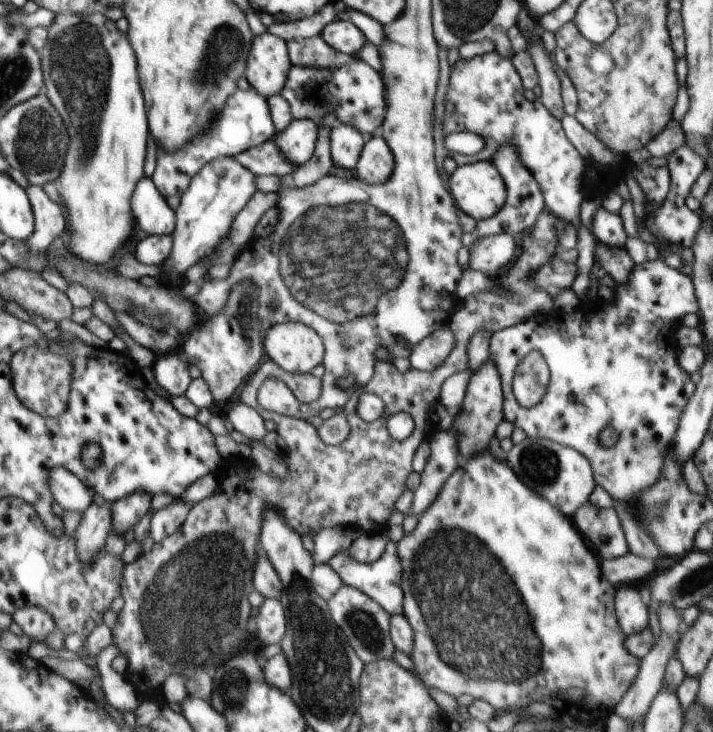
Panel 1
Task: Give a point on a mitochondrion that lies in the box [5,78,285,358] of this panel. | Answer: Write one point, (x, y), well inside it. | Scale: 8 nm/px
(40, 140)

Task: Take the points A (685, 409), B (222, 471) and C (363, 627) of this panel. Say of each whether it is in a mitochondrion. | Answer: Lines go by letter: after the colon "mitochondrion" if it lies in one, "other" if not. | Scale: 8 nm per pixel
A: other
B: other
C: mitochondrion

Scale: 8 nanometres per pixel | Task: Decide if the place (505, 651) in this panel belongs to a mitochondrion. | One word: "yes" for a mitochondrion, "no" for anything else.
yes

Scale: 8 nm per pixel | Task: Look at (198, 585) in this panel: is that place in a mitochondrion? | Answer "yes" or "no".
yes

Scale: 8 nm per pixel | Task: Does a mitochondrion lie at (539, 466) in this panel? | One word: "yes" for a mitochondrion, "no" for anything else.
yes

